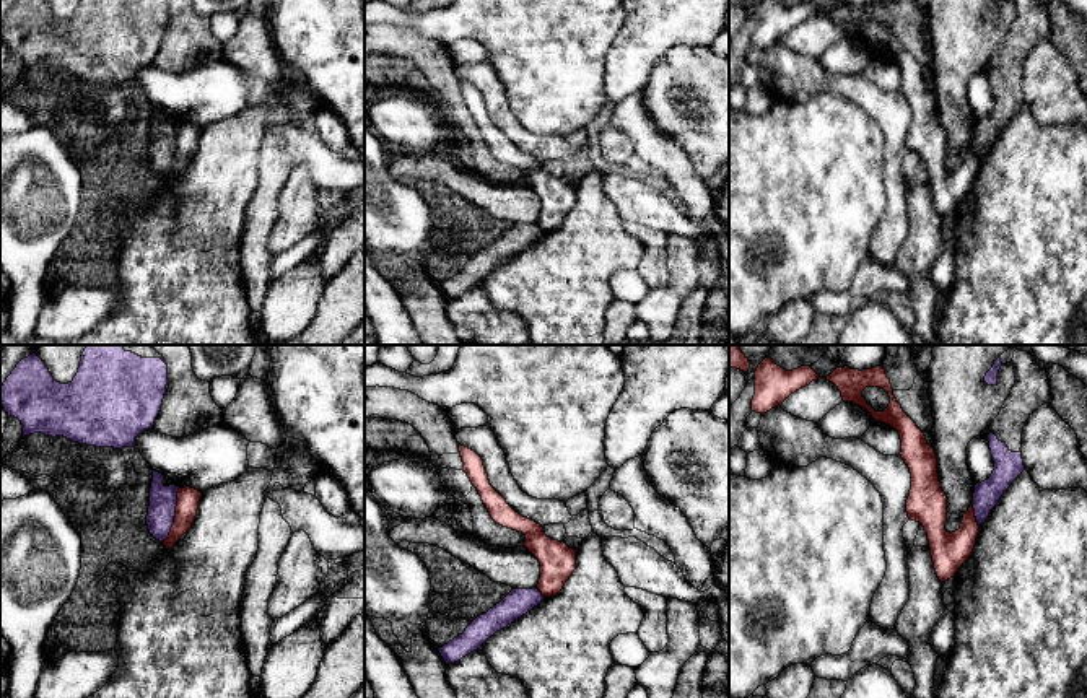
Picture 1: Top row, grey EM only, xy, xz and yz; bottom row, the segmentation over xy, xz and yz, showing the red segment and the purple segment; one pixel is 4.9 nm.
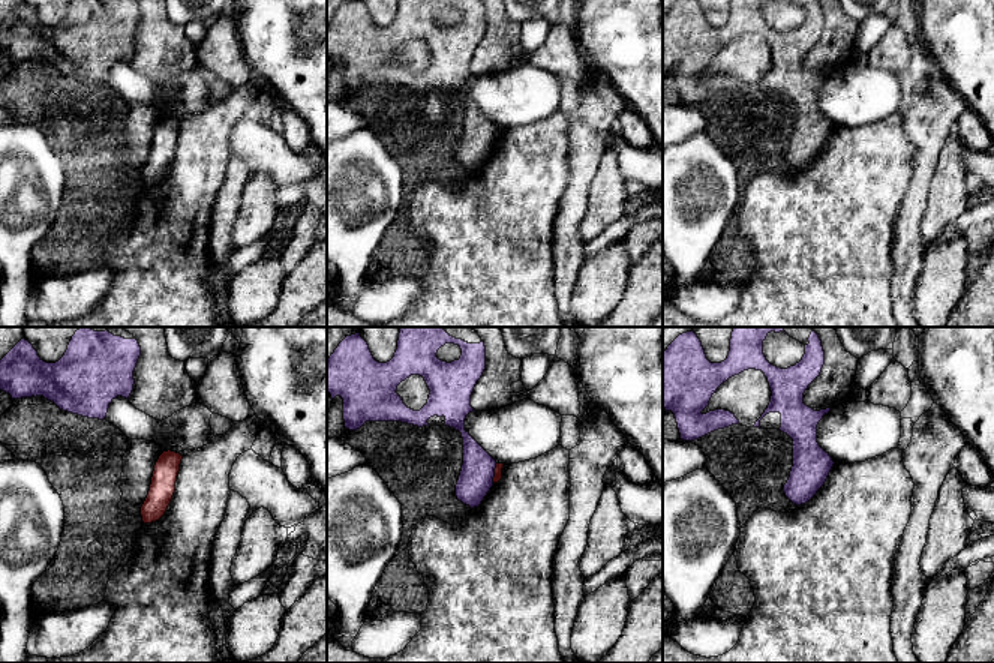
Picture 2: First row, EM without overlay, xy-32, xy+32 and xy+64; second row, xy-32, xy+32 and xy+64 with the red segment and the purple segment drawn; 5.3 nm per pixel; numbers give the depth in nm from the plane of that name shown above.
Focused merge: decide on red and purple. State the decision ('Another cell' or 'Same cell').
Another cell

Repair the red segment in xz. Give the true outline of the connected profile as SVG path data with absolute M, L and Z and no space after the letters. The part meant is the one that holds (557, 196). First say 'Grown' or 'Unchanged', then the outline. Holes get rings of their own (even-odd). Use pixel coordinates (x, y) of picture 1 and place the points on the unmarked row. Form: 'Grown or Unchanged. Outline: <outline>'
Unchanged. Outline: M459 80L459 88L464 107L482 132L491 155L503 163L526 171L524 182L540 198L537 225L544 233L557 231L576 205L576 185L570 184L565 177L552 176L545 171L540 159L516 148L490 120L483 96L475 86Z

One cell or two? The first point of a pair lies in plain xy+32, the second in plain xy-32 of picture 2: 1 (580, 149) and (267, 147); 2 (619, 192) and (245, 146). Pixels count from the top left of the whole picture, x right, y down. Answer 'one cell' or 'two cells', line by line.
1: two cells
2: two cells

